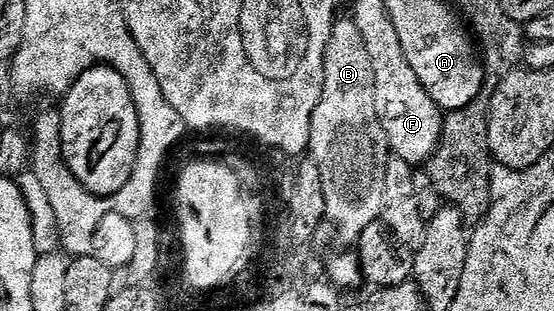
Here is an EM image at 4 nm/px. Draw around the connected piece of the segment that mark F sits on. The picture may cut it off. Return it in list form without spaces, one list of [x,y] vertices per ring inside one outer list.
[[[390,22],[389,34],[362,36],[375,74],[374,100],[379,102],[381,117],[384,119],[383,127],[390,138],[392,155],[412,166],[418,166],[424,160],[425,163],[432,161],[441,141],[443,113],[427,94],[427,90],[423,90],[419,78],[415,78],[415,70],[411,70],[411,62],[407,62],[407,54],[403,54],[399,34],[395,34],[395,22]]]

